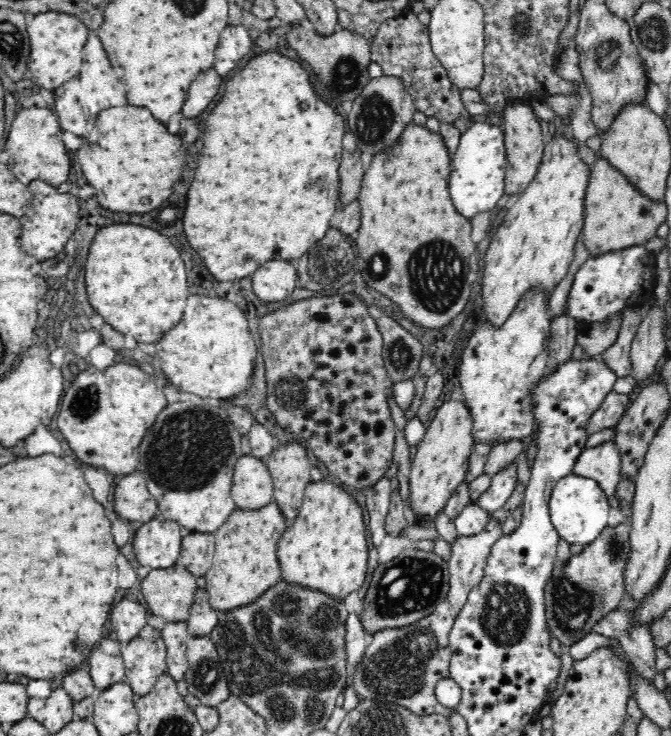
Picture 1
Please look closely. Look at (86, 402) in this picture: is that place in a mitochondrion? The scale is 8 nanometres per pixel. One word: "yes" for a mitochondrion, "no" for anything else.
yes

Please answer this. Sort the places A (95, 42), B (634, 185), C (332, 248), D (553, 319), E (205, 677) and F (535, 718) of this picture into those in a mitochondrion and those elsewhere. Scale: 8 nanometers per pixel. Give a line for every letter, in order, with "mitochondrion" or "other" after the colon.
A: other
B: other
C: mitochondrion
D: other
E: mitochondrion
F: other

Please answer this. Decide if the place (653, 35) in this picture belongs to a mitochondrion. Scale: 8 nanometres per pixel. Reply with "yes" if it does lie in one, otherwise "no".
yes

